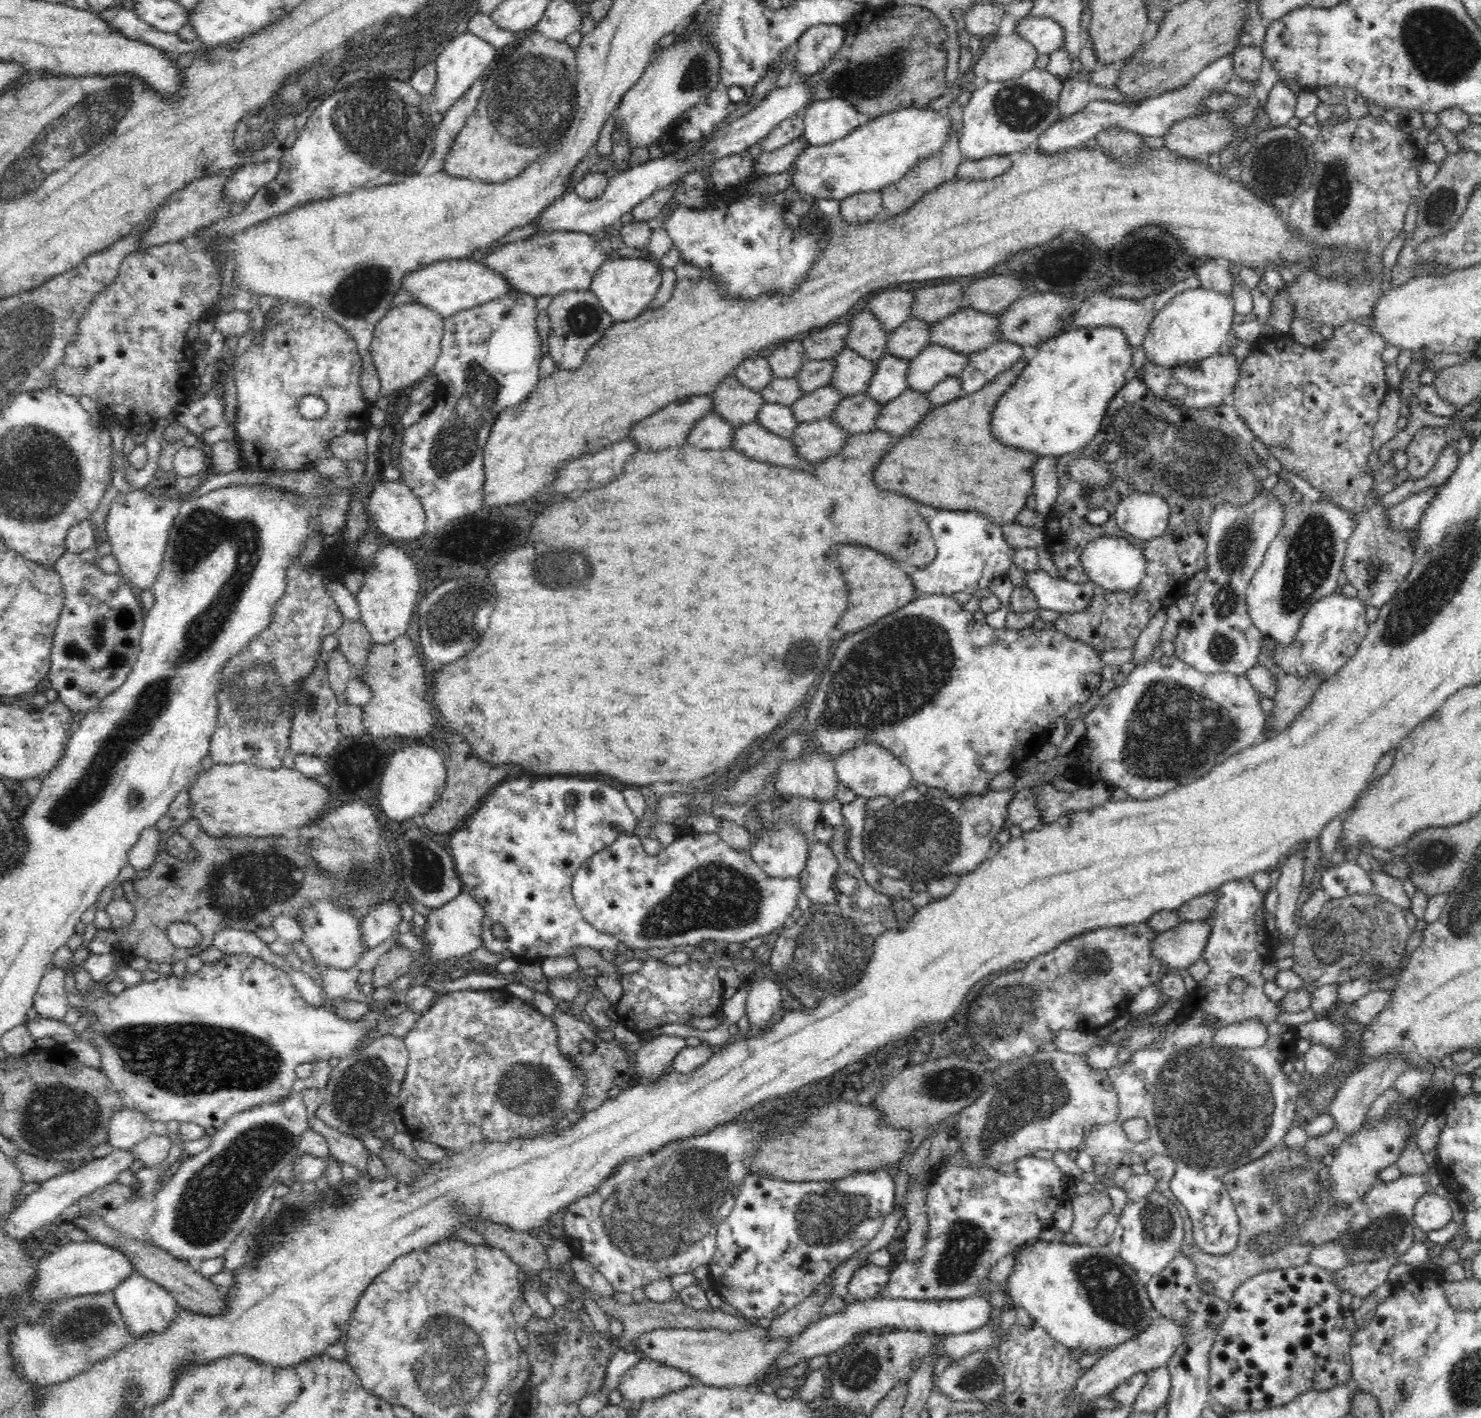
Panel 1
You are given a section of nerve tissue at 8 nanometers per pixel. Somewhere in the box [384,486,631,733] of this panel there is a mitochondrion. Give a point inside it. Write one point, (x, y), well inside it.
(452, 615)

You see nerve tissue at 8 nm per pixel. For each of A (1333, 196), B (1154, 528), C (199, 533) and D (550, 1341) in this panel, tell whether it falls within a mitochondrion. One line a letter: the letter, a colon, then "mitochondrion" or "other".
A: mitochondrion
B: other
C: mitochondrion
D: mitochondrion

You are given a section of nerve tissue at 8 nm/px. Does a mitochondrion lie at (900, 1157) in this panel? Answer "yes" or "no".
no

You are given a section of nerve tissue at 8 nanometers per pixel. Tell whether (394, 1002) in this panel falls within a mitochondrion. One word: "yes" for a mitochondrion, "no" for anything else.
no

